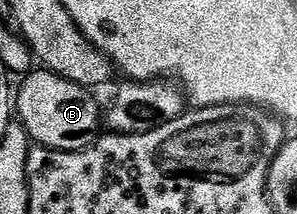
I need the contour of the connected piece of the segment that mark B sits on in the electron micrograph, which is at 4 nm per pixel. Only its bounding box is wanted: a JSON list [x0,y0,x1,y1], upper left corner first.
[16,67,104,151]

